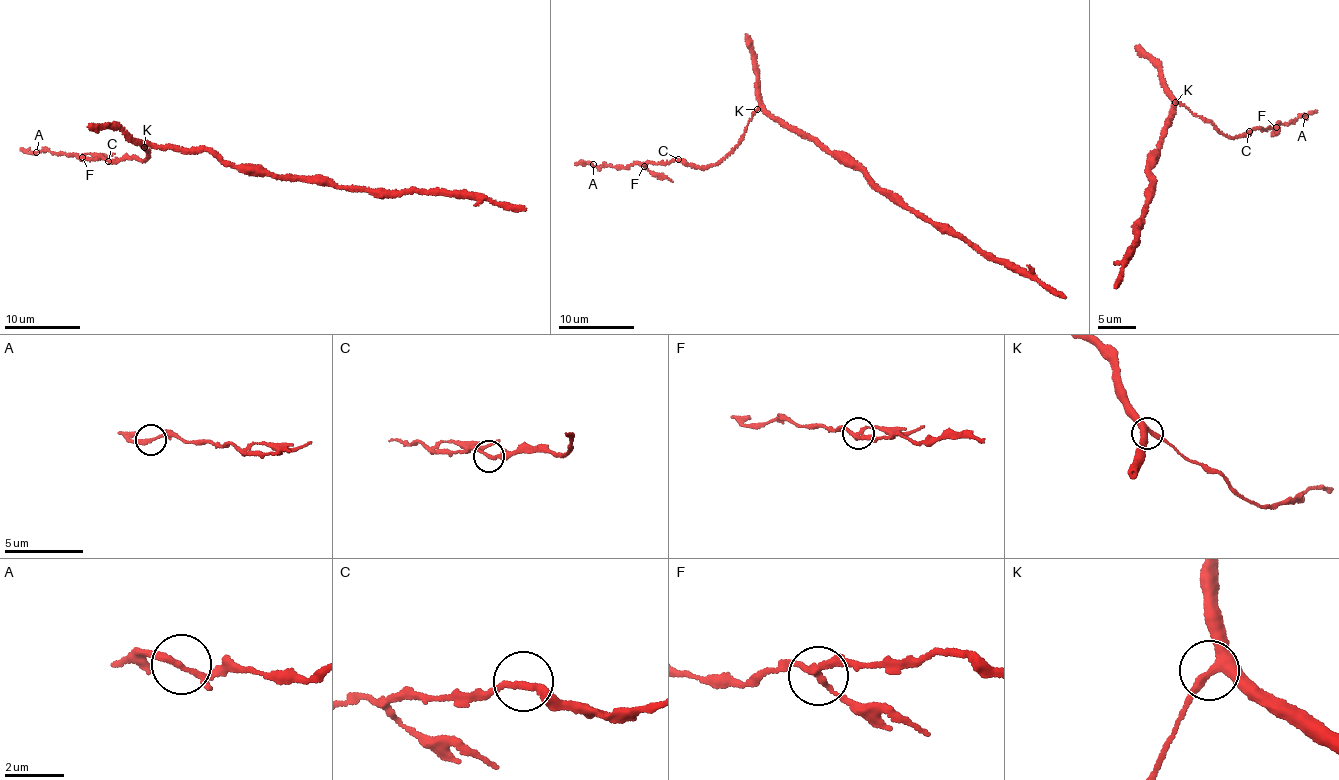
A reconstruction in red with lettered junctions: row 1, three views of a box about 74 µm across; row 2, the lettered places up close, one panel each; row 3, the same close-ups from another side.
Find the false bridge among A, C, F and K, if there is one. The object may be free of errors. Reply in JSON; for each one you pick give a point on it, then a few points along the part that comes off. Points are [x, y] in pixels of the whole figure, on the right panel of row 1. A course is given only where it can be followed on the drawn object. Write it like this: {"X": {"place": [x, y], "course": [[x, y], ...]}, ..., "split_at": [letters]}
{"F": {"place": [1276, 127]}, "split_at": ["F"]}

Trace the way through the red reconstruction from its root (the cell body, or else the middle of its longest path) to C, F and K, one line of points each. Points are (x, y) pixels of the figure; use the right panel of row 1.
C: (1160, 142), (1166, 132), (1165, 126), (1175, 114), (1176, 100), (1224, 135), (1245, 136), (1249, 131)
F: (1160, 142), (1175, 114), (1176, 100), (1232, 137), (1275, 126)
K: (1160, 142), (1166, 132), (1165, 126), (1175, 114), (1175, 102)

